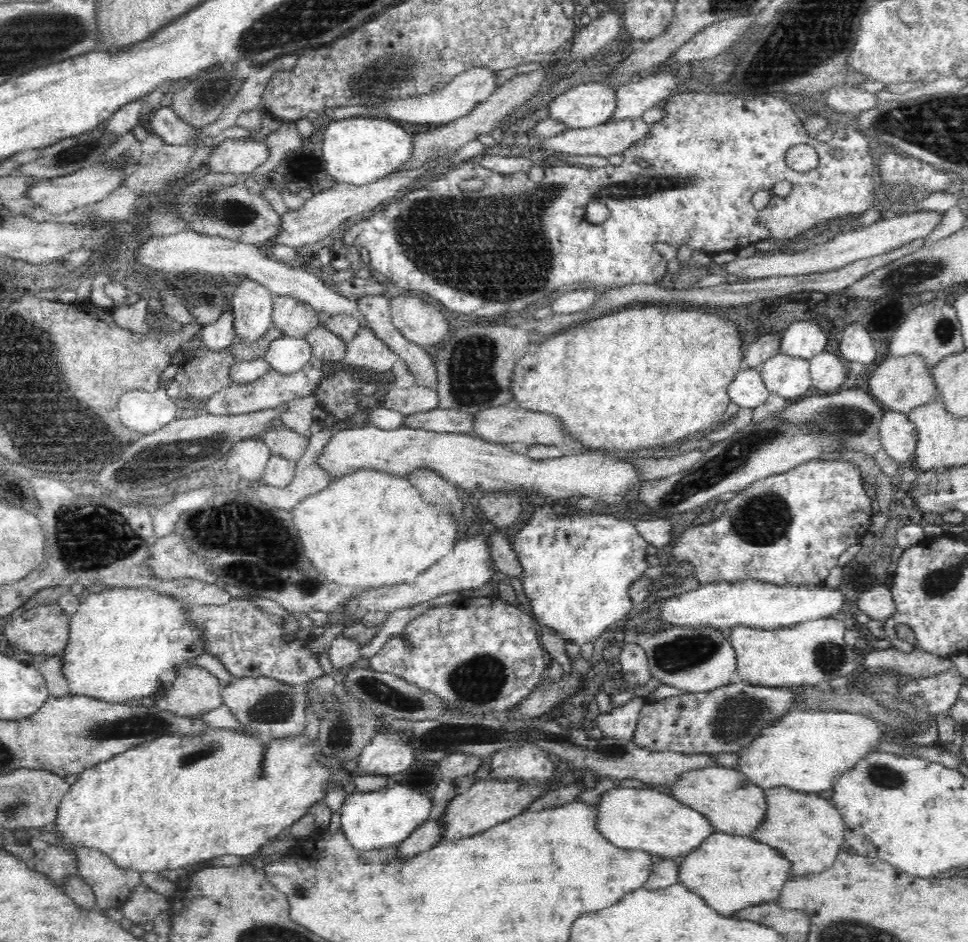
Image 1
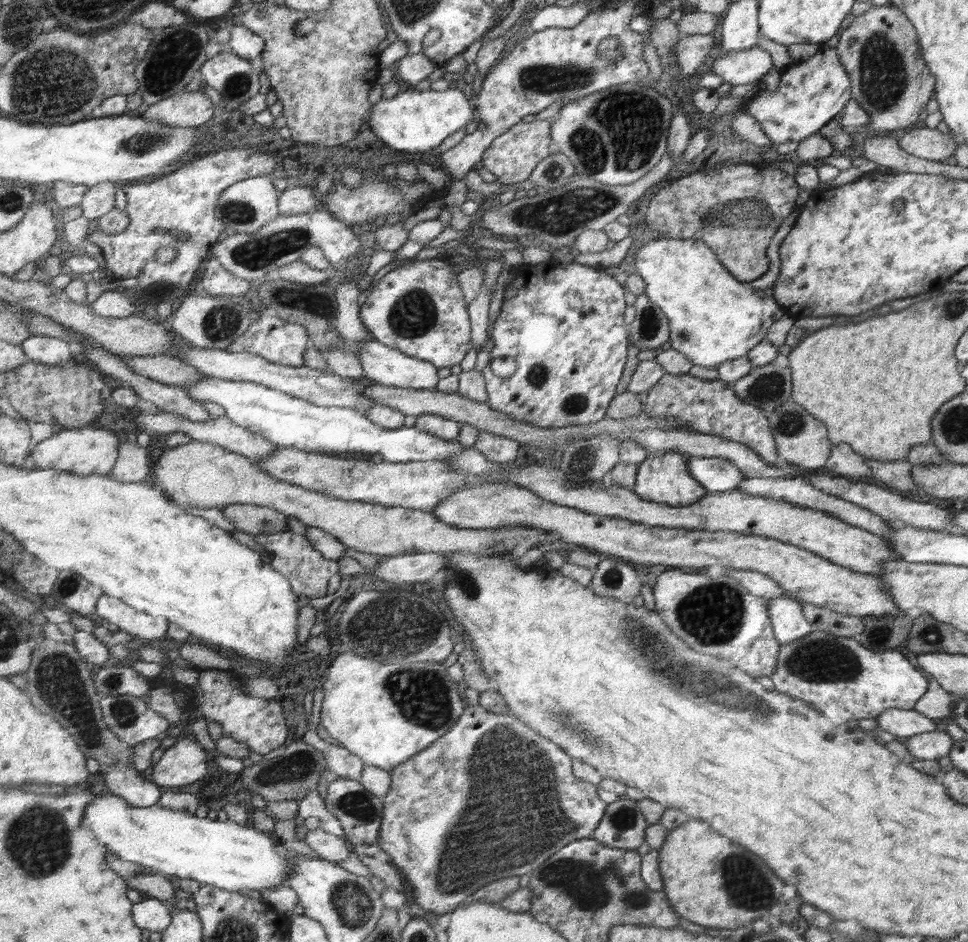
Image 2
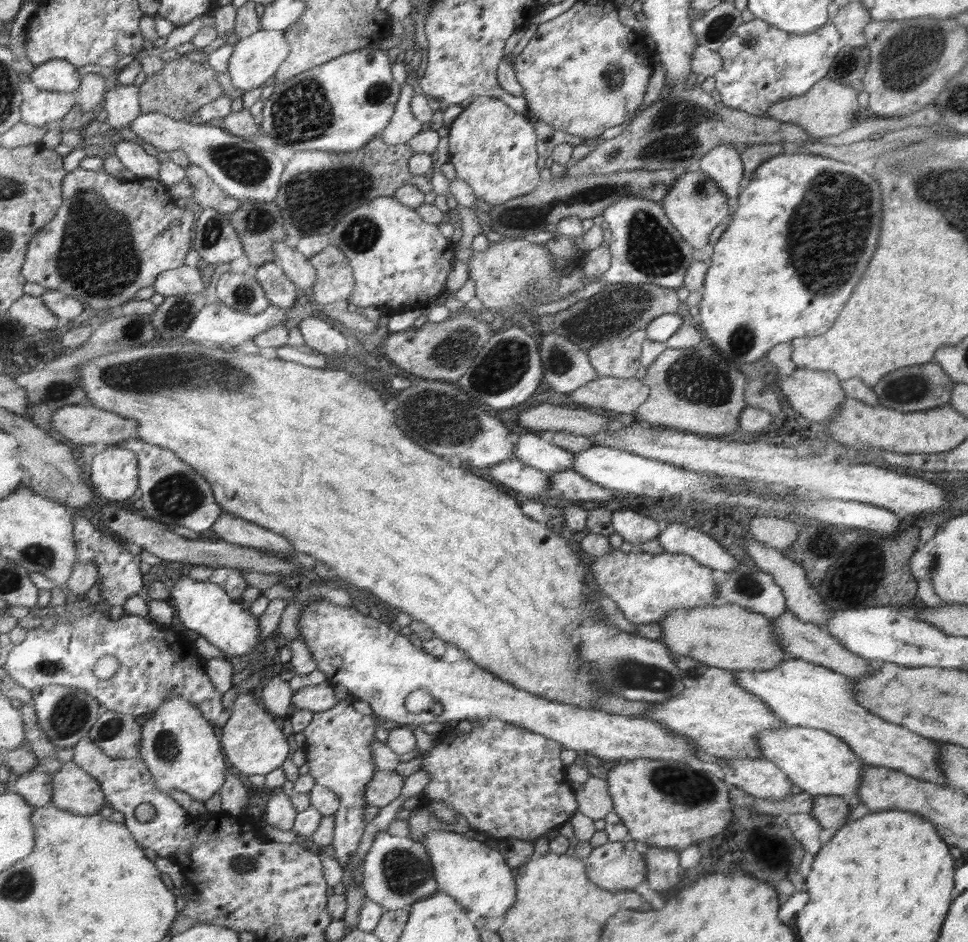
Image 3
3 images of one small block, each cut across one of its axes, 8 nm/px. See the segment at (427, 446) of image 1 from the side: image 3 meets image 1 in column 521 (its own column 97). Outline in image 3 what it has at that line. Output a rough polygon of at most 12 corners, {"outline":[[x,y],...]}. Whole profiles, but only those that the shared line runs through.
{"outline":[[101,447],[88,475],[100,496],[132,500],[141,483],[132,450]]}

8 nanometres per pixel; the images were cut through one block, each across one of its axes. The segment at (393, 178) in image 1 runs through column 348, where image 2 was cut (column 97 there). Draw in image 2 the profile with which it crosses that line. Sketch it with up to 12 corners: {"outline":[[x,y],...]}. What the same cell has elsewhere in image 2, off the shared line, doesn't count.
{"outline":[[108,181],[86,193],[81,207],[88,218],[116,208],[121,184]]}

